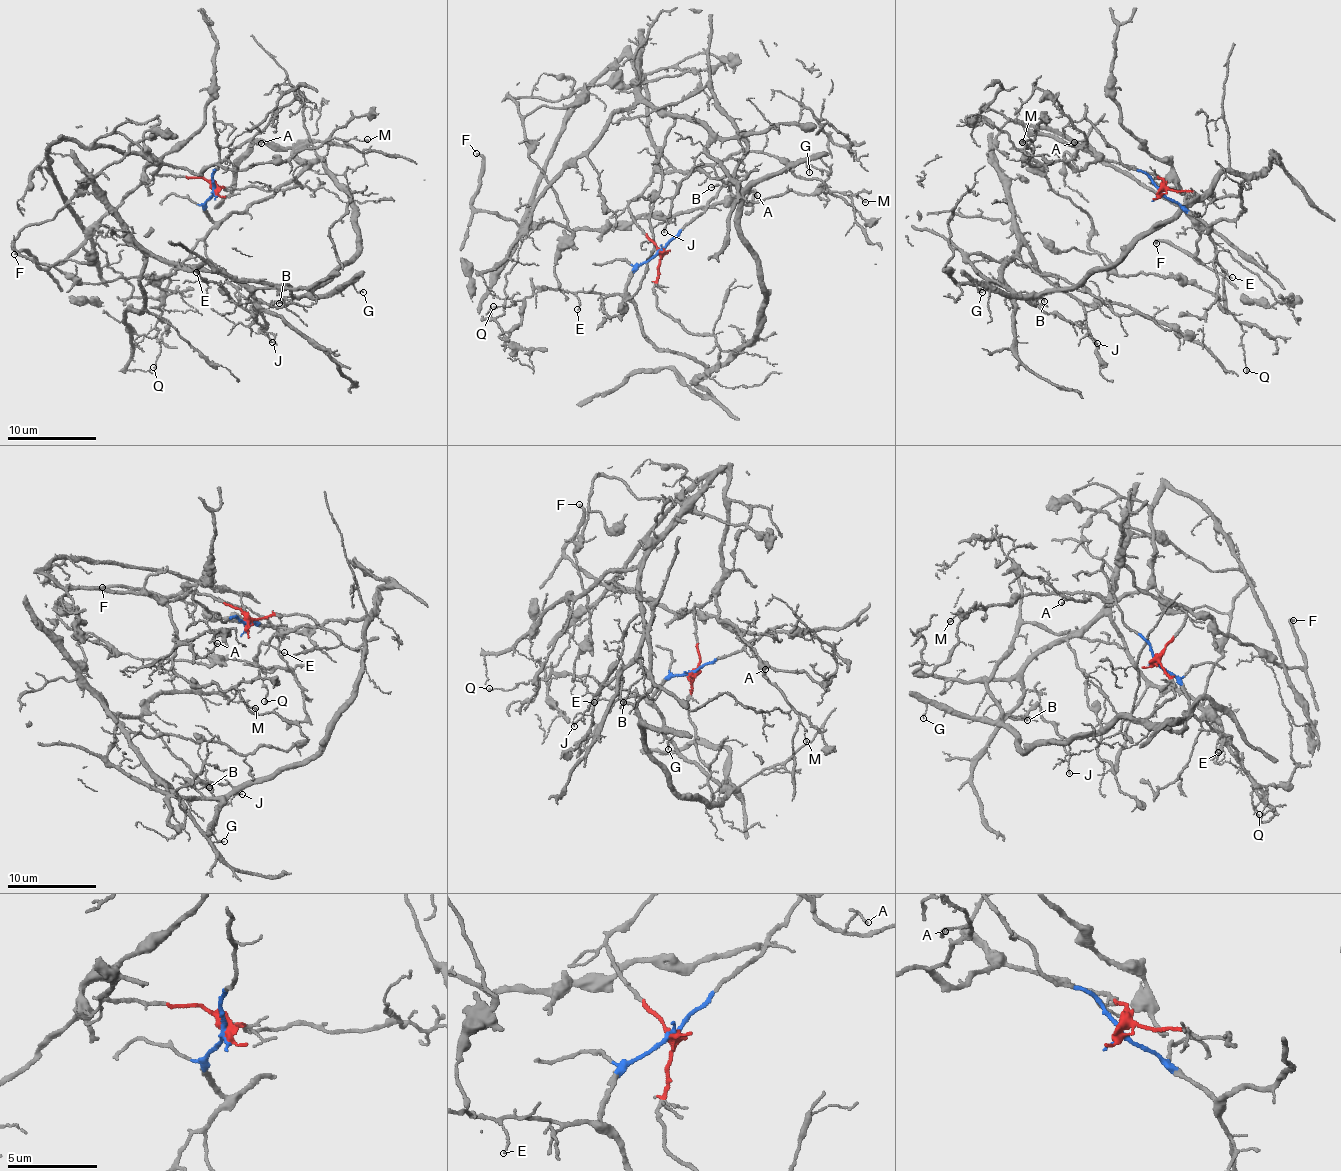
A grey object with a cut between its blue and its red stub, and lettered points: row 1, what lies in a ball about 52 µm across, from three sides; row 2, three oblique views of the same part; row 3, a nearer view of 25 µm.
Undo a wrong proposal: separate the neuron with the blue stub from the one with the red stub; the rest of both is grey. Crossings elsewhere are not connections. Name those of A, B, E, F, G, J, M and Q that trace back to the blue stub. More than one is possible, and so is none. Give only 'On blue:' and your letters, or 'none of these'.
On blue: B, E, G, J, Q

